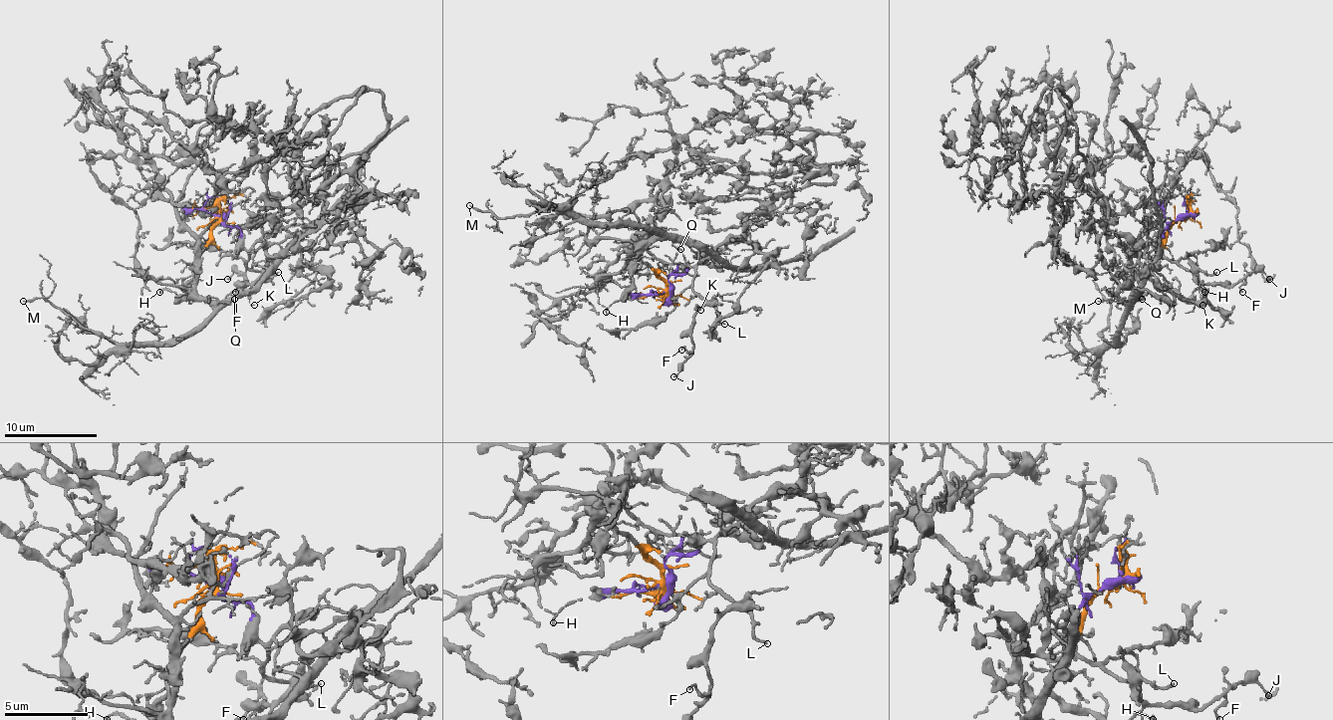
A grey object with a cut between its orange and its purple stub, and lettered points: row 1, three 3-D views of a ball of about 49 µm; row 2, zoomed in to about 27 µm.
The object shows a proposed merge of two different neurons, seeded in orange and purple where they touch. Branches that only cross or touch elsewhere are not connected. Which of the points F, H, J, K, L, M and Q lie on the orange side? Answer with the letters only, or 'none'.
H, M, Q

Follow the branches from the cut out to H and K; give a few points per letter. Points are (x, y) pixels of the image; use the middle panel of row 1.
H: (666, 289), (639, 257), (628, 292), (607, 313)
K: (669, 289), (669, 278), (692, 268), (692, 289), (706, 303), (694, 308), (699, 310)

